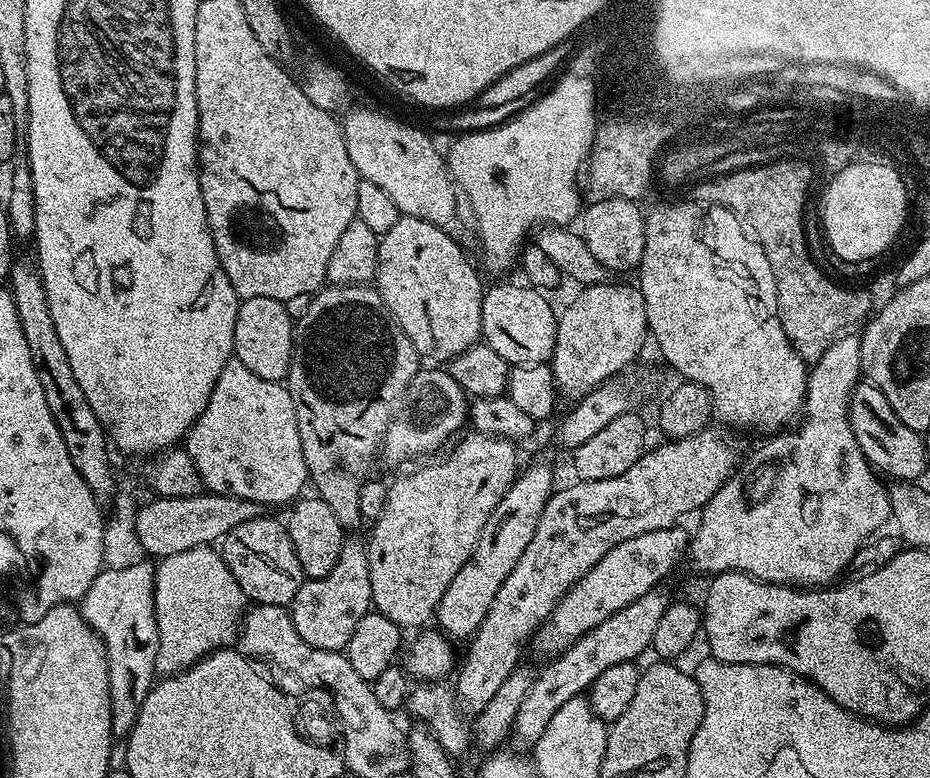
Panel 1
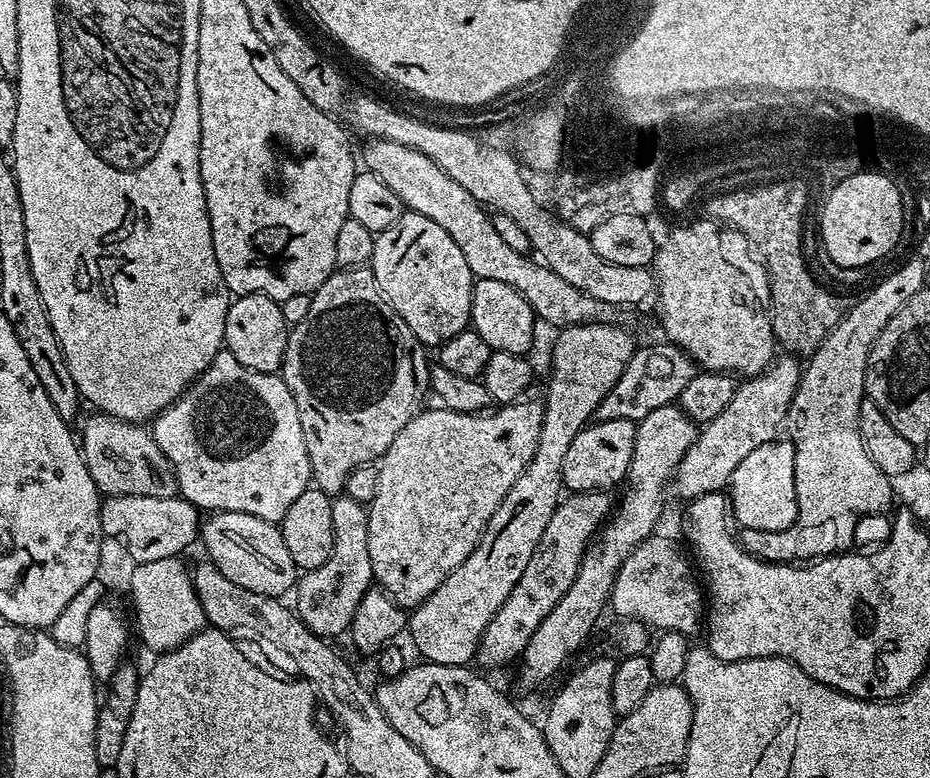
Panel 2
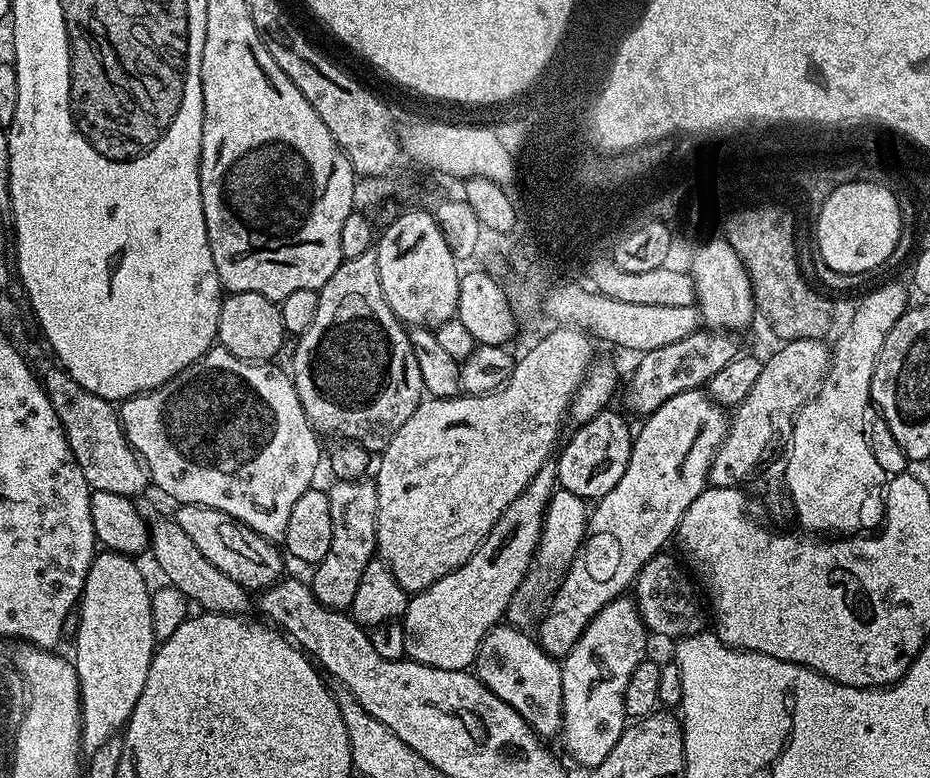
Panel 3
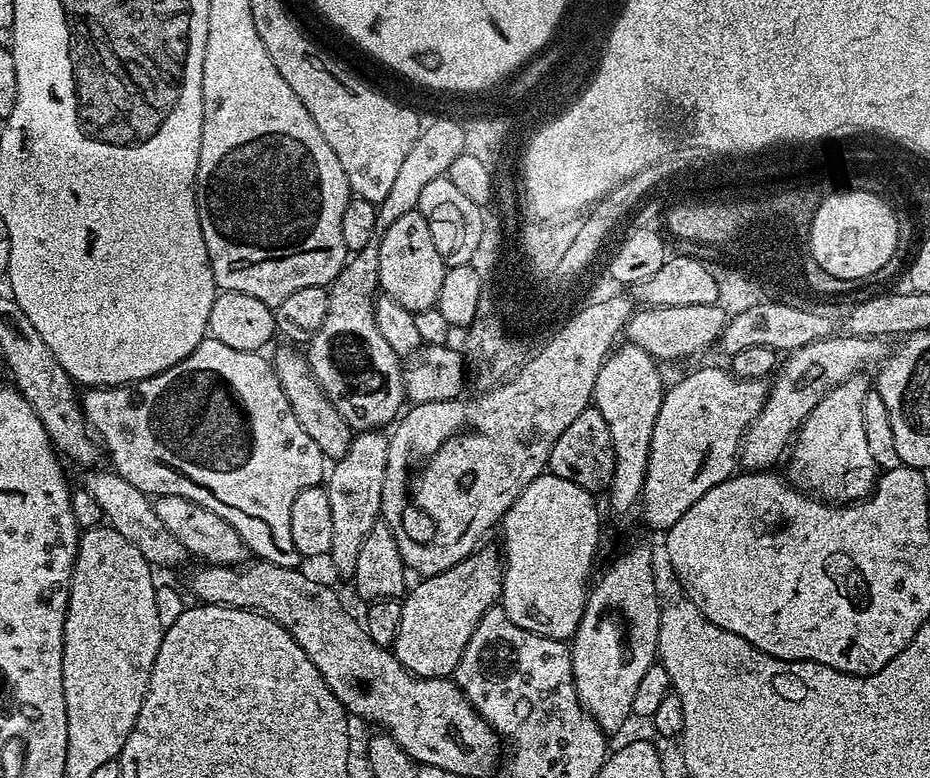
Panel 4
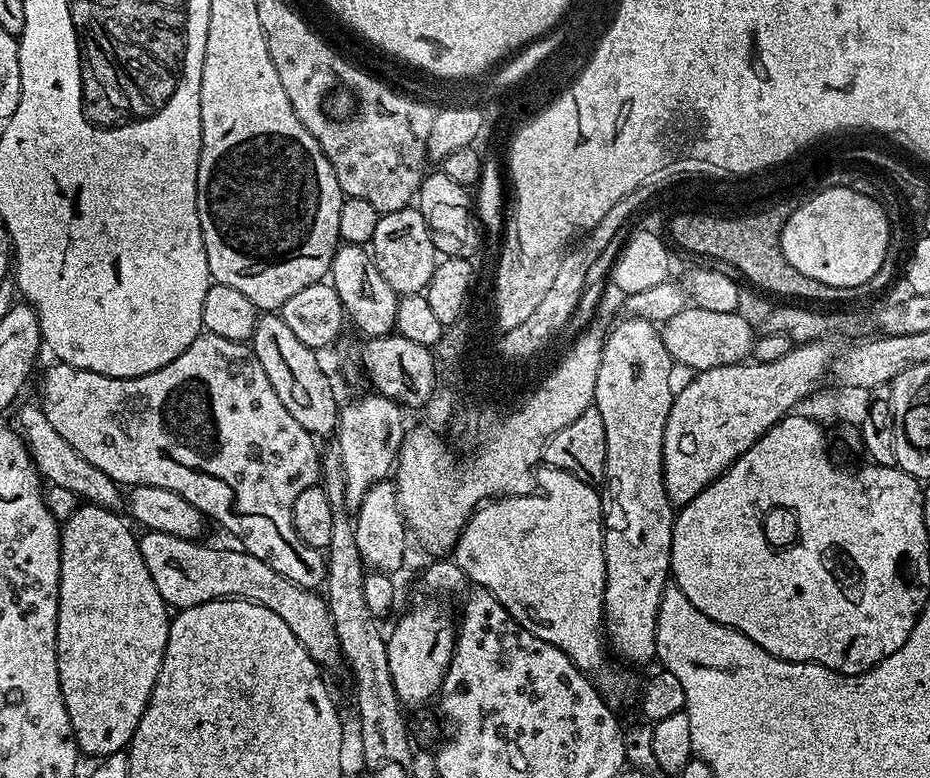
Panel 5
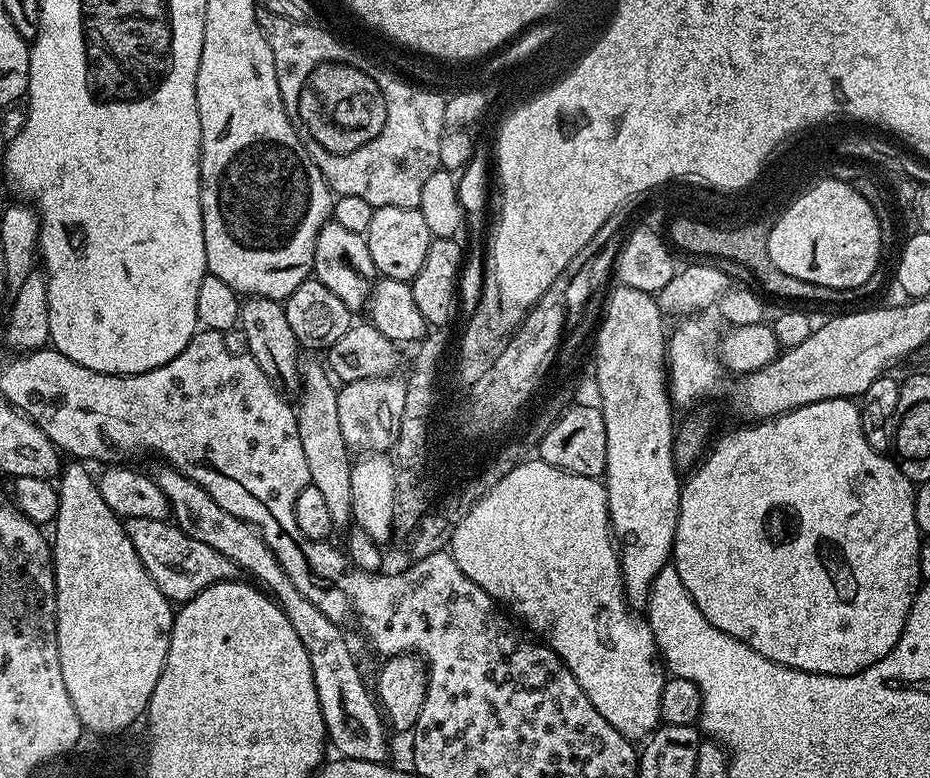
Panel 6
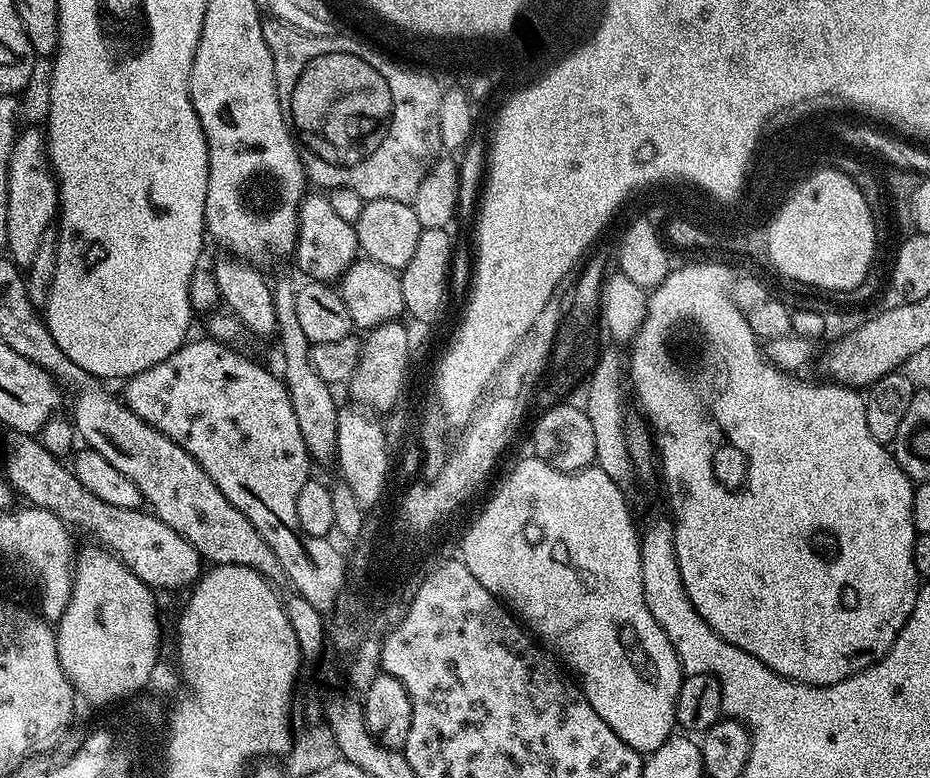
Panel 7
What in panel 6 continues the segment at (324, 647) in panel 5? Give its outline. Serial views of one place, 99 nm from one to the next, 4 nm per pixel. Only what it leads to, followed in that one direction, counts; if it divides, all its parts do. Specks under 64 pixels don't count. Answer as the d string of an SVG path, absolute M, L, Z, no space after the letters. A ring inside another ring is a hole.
M134 518L127 521L128 537L134 542L134 550L138 558L142 558L142 566L154 578L158 590L172 602L183 602L194 598L206 586L214 586L223 580L233 579L238 569L226 554L218 554L214 546L206 546L206 542L198 542L198 538L190 538L175 523L154 518Z

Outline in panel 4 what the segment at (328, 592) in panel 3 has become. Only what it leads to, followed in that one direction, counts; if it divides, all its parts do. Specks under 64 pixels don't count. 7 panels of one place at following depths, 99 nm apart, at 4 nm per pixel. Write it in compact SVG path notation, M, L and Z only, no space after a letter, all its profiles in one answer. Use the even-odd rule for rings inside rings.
M380 430L357 431L353 435L350 450L343 458L335 461L327 473L326 487L330 494L330 511L334 525L334 539L330 542L328 556L345 578L351 578L354 574L362 542L366 542L366 534L370 534L370 530L381 519L382 482L387 461L388 436Z

